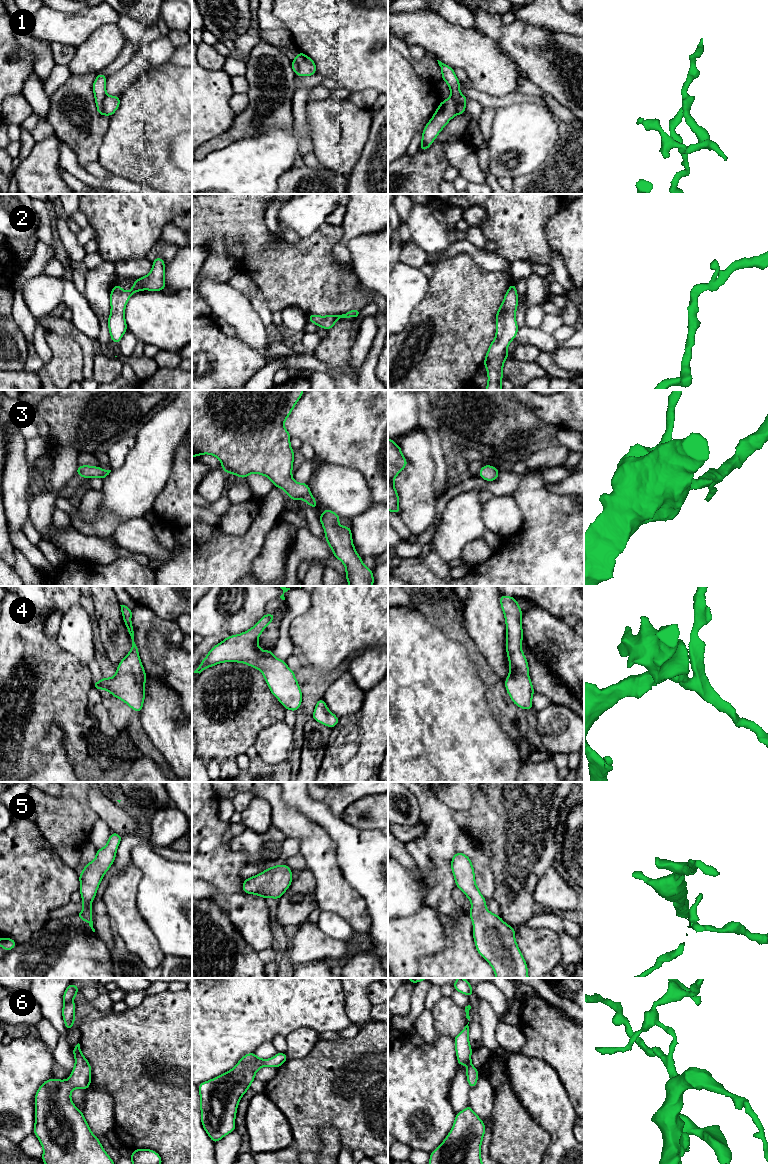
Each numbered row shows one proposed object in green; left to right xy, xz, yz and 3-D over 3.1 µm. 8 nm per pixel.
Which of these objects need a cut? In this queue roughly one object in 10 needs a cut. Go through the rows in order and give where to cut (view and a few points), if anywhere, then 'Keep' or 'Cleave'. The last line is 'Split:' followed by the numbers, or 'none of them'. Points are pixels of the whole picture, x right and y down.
1: Split along xy (106, 95), (102, 102), (102, 114). Cleave
2: No split. Keep
3: No split. Keep
4: No split. Keep
5: No split. Keep
6: No split. Keep
Split: 1

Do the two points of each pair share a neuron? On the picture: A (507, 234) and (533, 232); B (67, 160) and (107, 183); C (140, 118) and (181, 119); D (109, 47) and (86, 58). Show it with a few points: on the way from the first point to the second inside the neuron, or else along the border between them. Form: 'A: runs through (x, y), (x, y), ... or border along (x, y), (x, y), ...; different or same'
A: runs through (513, 235), (517, 237), (522, 232), (527, 232); same
B: runs through (77, 170), (86, 178), (97, 183); same
C: runs through (150, 118), (171, 118); same
D: runs through (103, 47), (92, 56); same

